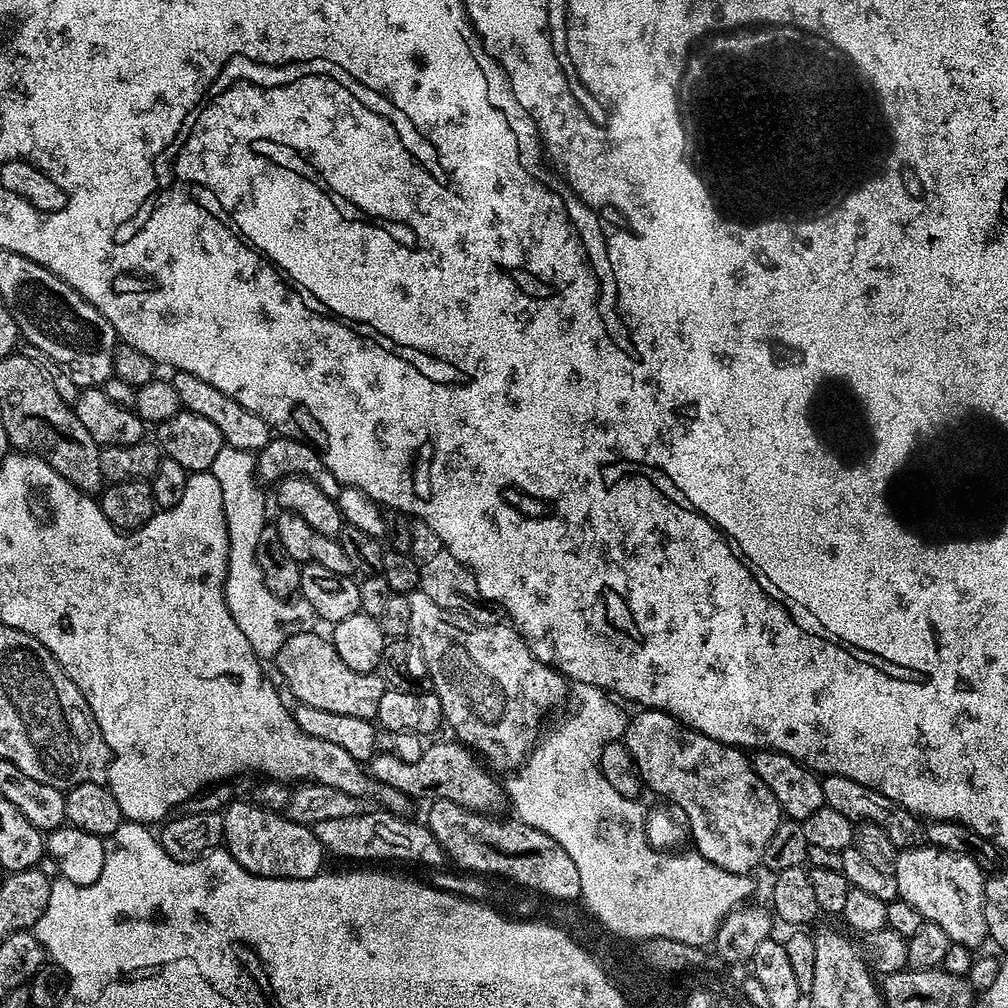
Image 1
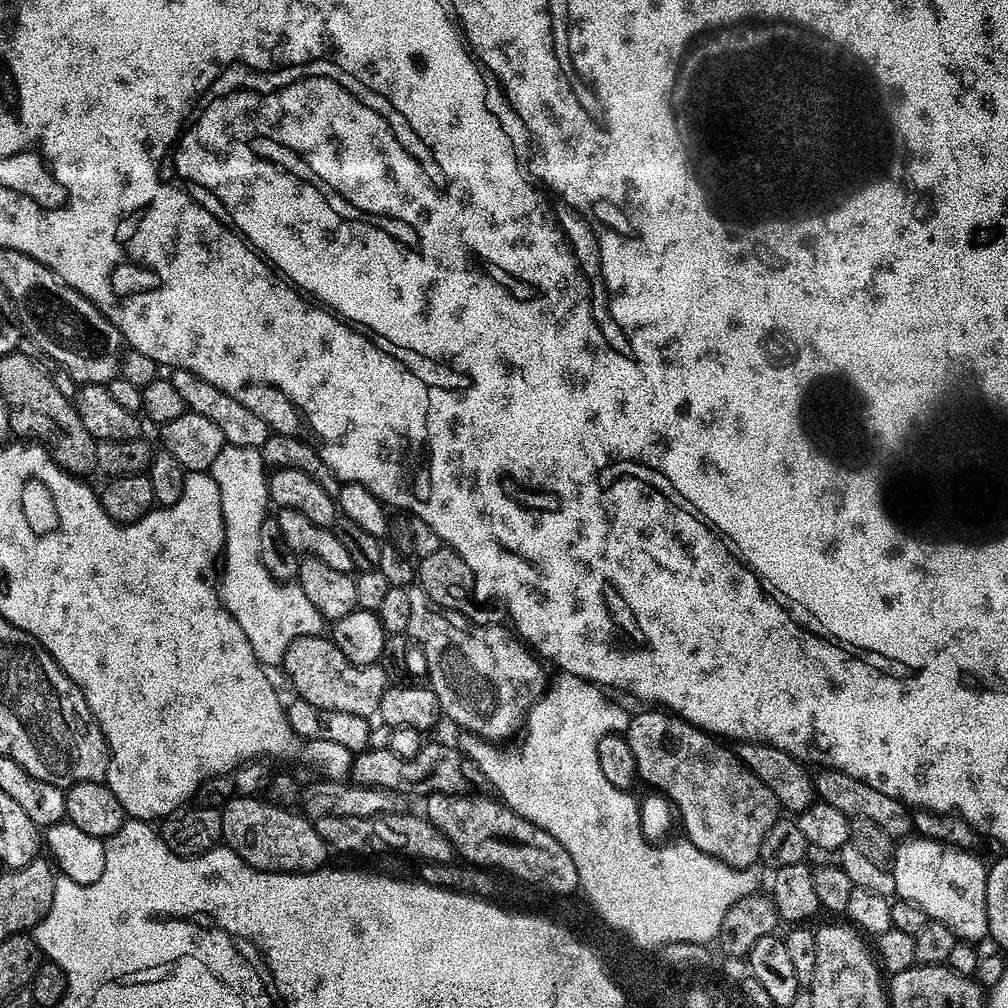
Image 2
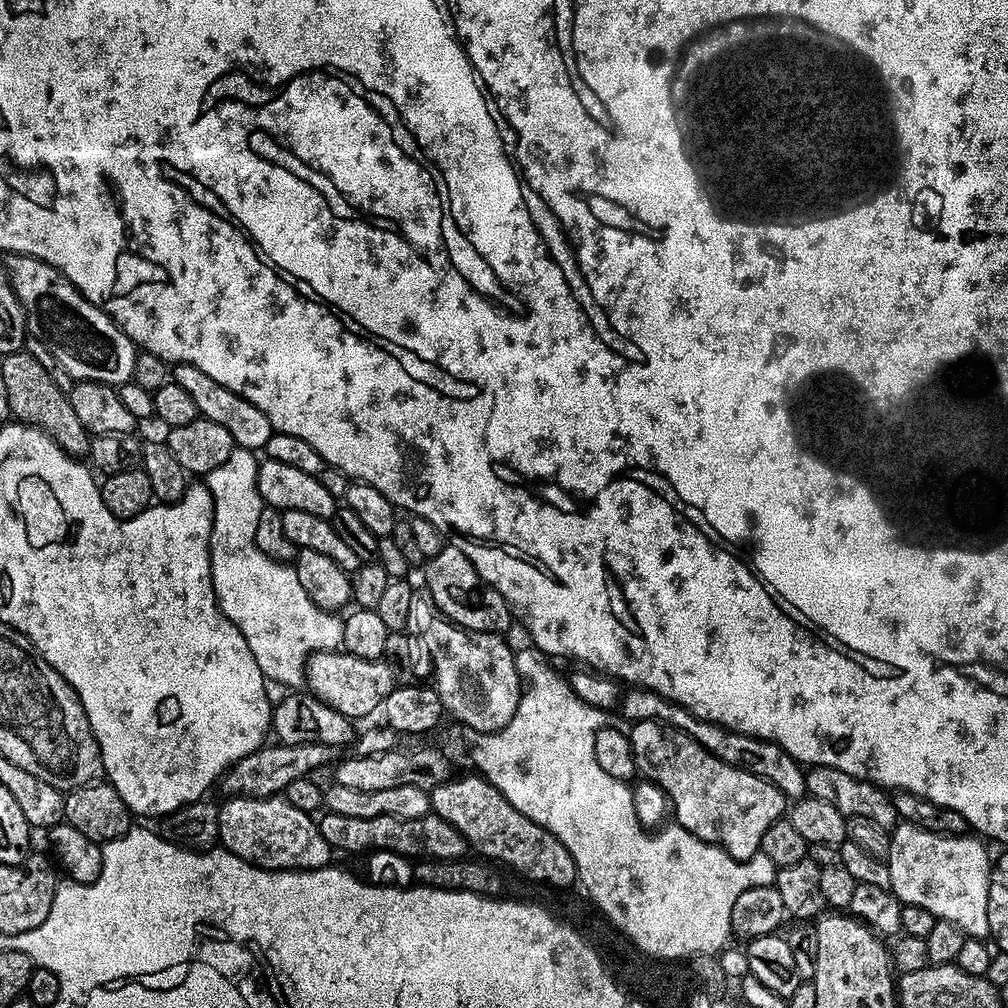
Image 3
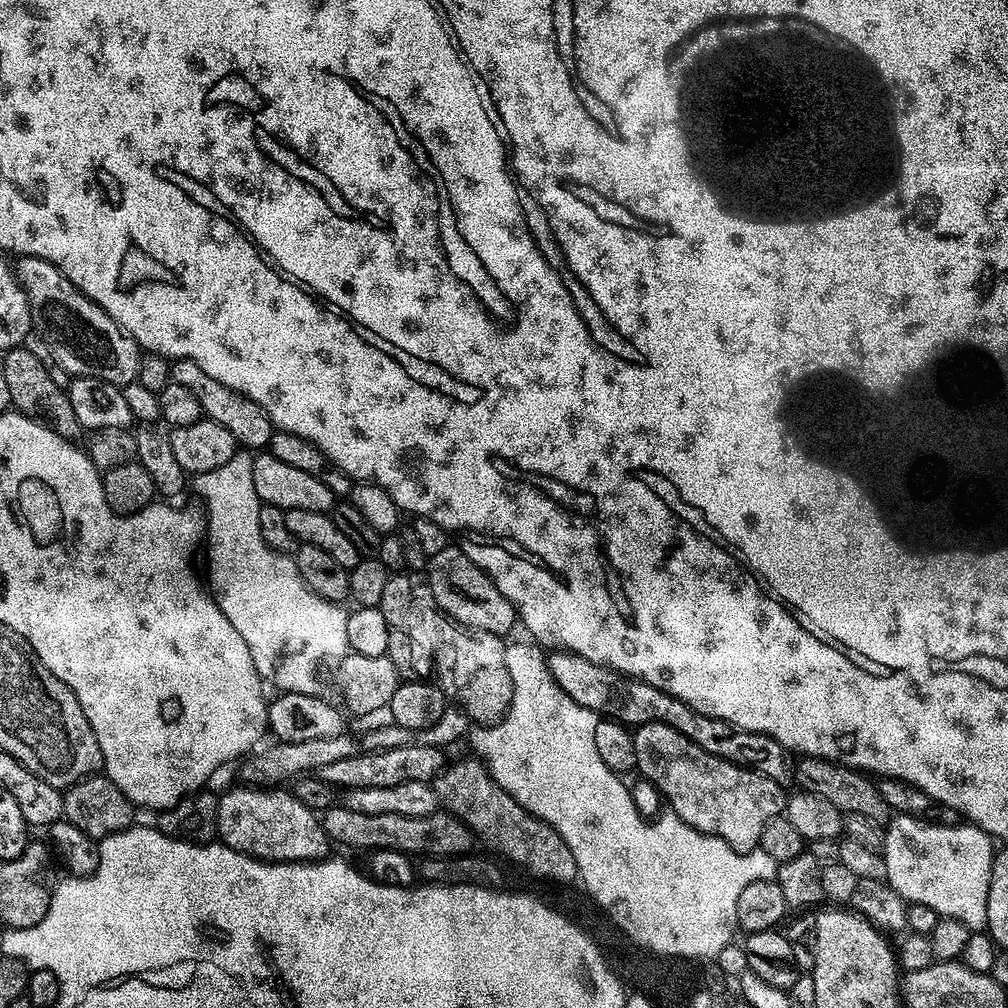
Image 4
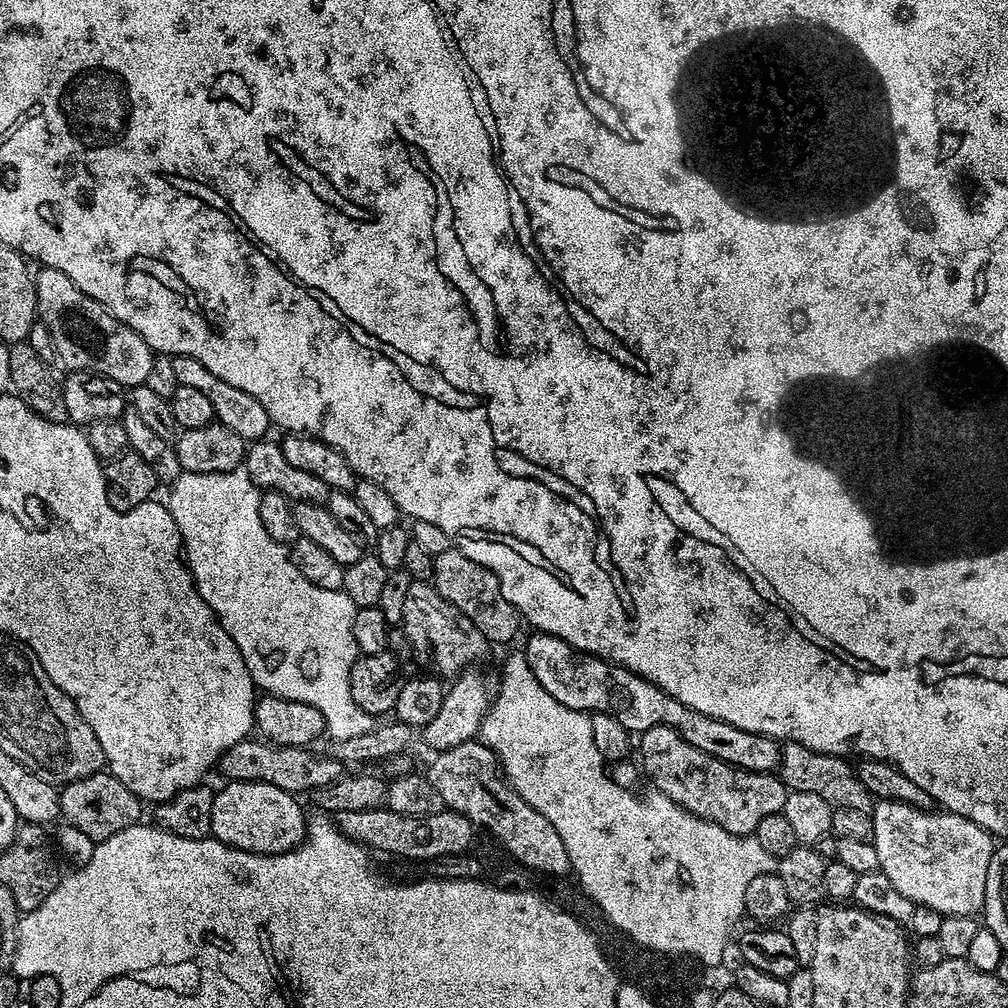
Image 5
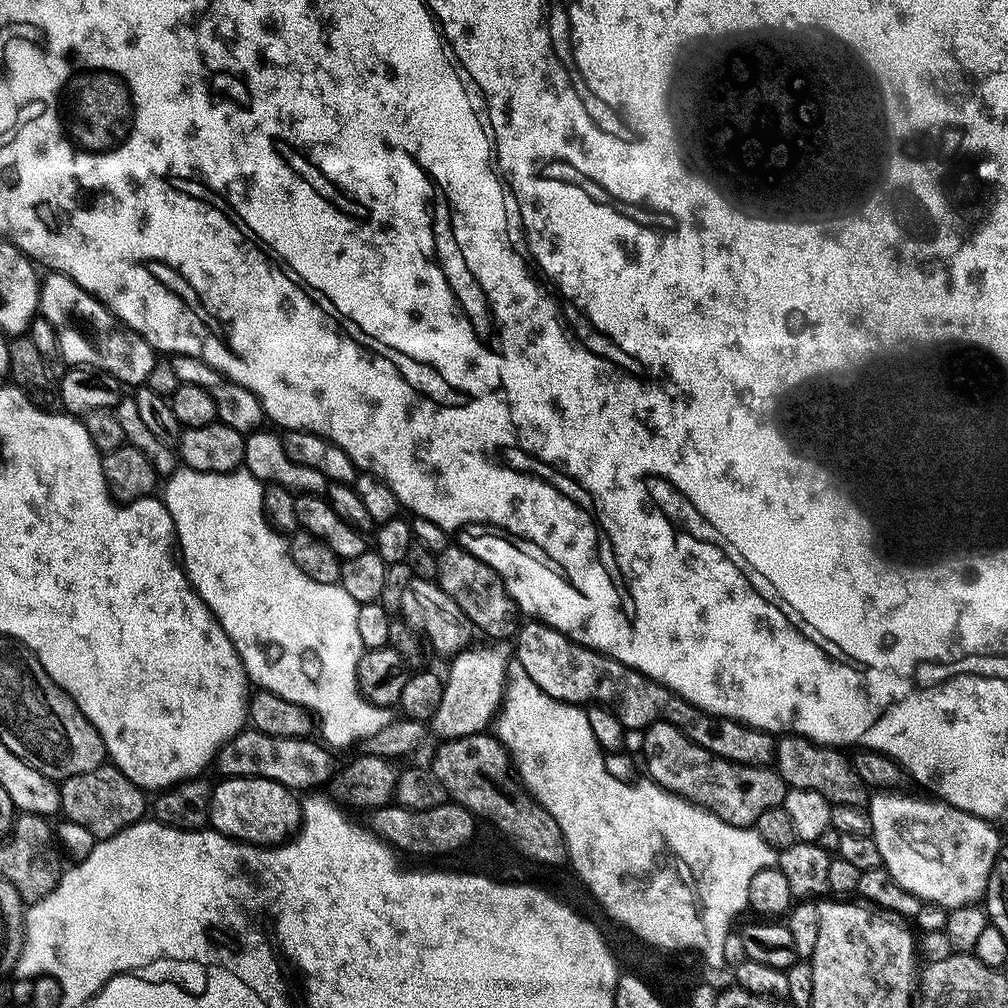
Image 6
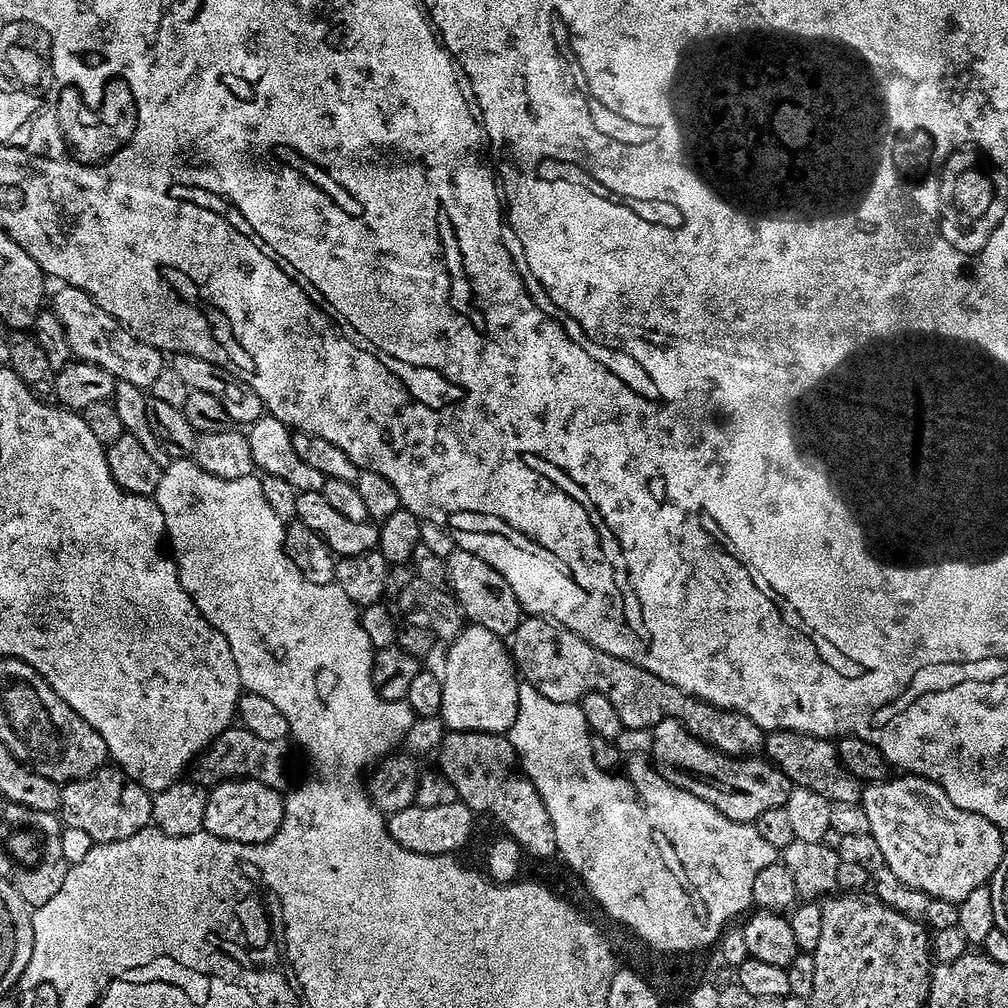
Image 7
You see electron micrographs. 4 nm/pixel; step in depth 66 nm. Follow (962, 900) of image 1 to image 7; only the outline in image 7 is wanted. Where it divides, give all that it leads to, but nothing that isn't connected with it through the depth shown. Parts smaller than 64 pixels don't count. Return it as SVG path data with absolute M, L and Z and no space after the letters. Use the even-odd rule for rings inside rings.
M911 774L892 779L868 784L862 792L870 832L890 870L894 870L906 886L922 890L929 898L937 896L958 902L966 898L970 890L985 887L1006 851L1000 829L982 814L954 806L934 780Z

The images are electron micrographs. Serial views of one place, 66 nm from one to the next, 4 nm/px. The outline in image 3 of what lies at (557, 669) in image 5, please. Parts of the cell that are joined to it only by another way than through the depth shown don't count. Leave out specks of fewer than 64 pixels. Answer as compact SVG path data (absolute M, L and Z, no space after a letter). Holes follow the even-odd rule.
M595 670L580 671L584 672L576 672L570 676L573 690L578 694L578 698L582 698L590 706L599 708L601 712L611 713L611 708L616 708L620 704L620 712L628 719L628 722L657 720L660 724L669 724L671 728L677 728L679 732L684 732L690 738L694 738L694 742L698 742L703 748L710 750L710 754L722 758L722 762L726 762L730 766L738 766L758 778L766 778L766 782L773 784L789 801L798 801L807 793L808 787L804 778L805 769L799 760L786 754L786 750L782 750L782 746L757 736L747 736L741 732L721 728L714 722L698 718L690 710L686 710L680 704L675 704L673 700L668 700L665 696L660 696L648 688L629 687L628 693L620 700L621 685L613 677L603 675Z

